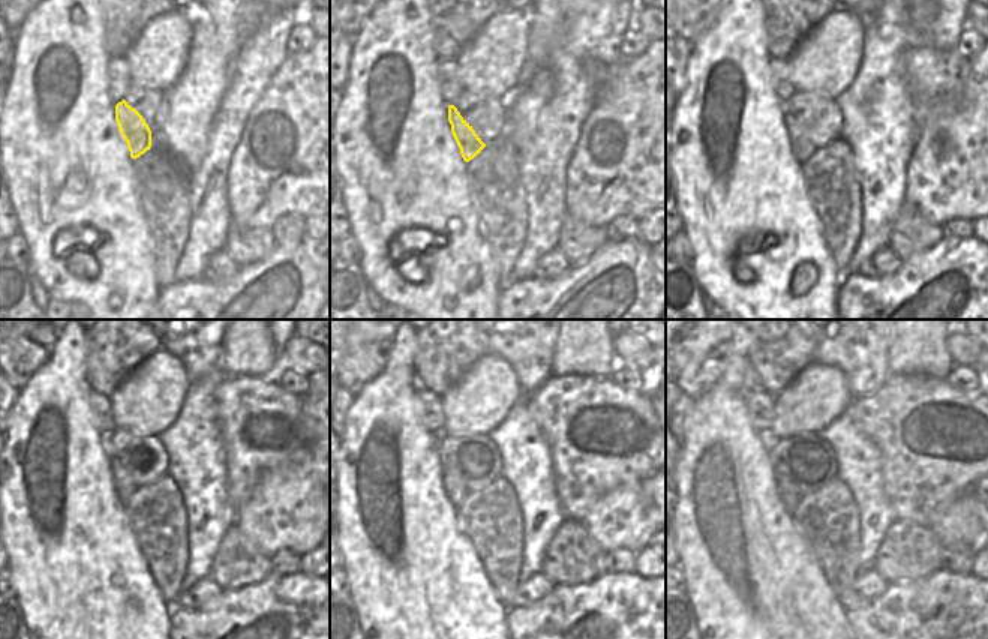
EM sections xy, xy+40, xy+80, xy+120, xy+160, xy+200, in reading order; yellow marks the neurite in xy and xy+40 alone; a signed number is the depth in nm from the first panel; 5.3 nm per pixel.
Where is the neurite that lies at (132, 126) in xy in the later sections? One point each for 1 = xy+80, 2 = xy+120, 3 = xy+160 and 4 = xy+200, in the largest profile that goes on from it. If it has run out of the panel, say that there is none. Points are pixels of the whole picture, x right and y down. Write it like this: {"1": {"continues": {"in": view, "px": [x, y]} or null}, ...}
{"1": {"continues": {"in": "xy+80", "px": [802, 149]}}, "2": {"continues": {"in": "xy+120", "px": [125, 488]}}, "3": {"continues": {"in": "xy+160", "px": [455, 488]}}, "4": {"continues": {"in": "xy+200", "px": [790, 500]}}}

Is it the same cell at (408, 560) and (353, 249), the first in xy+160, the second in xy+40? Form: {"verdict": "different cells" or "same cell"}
{"verdict": "different cells"}

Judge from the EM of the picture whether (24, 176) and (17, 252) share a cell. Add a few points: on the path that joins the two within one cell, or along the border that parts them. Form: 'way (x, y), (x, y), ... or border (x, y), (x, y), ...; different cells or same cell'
border (20, 233), (27, 245), (29, 263); different cells

